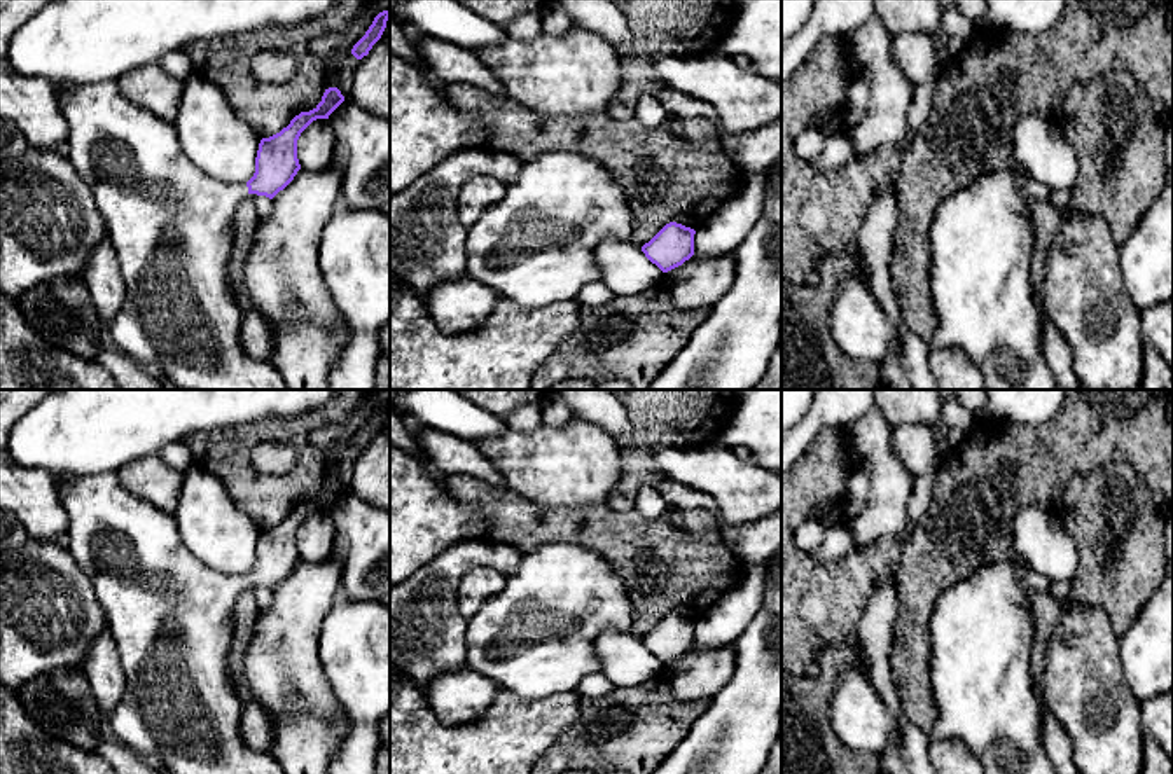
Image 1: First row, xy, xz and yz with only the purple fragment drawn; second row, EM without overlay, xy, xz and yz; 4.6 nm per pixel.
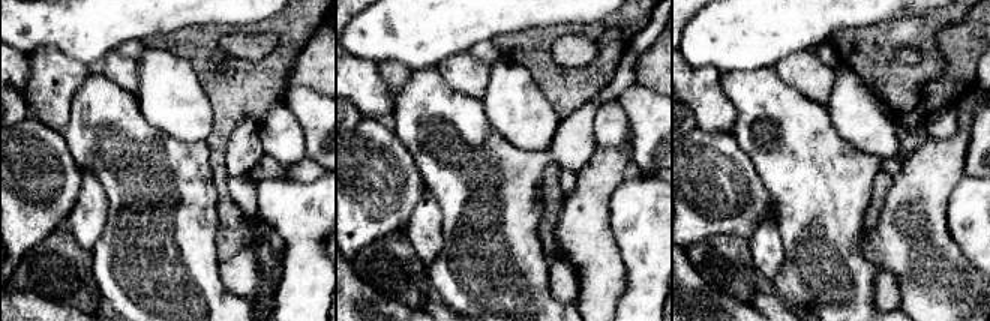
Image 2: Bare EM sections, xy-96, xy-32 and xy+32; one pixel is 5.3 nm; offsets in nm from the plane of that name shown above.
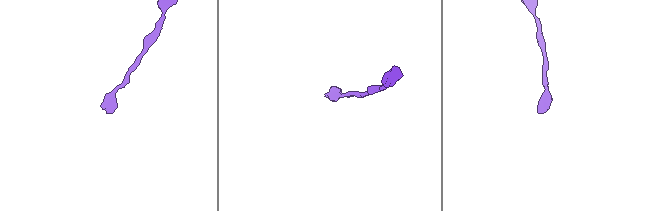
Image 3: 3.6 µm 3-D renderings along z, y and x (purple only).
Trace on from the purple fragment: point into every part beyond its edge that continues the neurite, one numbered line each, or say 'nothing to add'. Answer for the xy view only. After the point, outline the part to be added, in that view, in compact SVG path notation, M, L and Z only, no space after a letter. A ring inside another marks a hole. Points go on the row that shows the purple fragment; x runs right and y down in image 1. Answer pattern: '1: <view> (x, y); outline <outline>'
1: xy (173, 224); outline M119 82L73 86L58 93L58 103L68 122L65 155L91 189L126 283L122 308L108 325L117 348L142 369L171 381L177 390L288 390L267 358L252 358L241 346L245 309L236 299L227 266L234 250L234 213L248 196L246 183L213 178L194 164L173 124L129 101Z

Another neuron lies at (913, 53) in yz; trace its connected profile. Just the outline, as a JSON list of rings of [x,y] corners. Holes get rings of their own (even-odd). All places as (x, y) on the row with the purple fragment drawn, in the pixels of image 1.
[[[899,33],[892,38],[892,56],[902,75],[918,89],[935,68],[937,54],[928,33]]]

